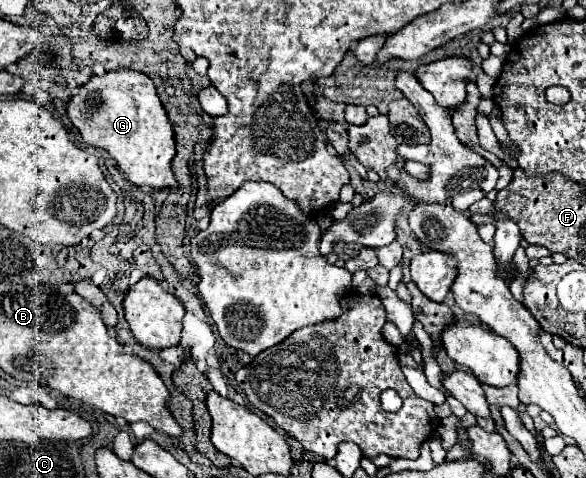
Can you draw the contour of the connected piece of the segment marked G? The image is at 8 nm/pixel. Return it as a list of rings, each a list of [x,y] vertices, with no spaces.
[[[116,68],[104,76],[92,76],[68,102],[68,118],[82,134],[84,142],[104,148],[126,174],[126,178],[144,188],[176,188],[170,168],[174,150],[174,132],[156,94],[154,82],[132,68]]]

